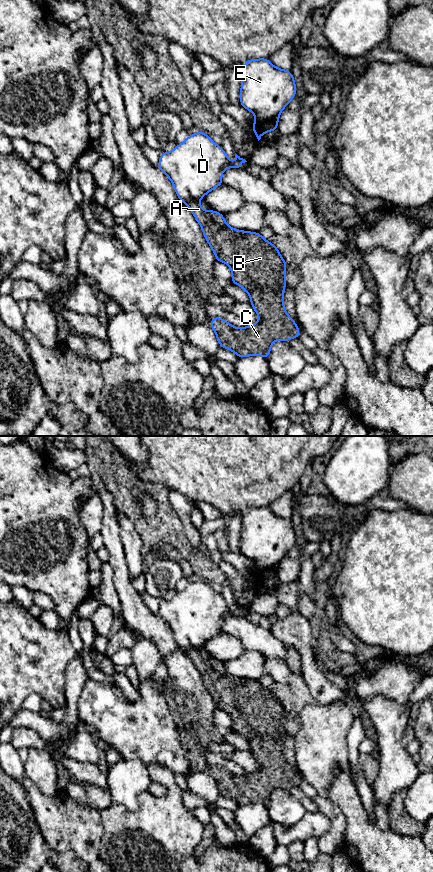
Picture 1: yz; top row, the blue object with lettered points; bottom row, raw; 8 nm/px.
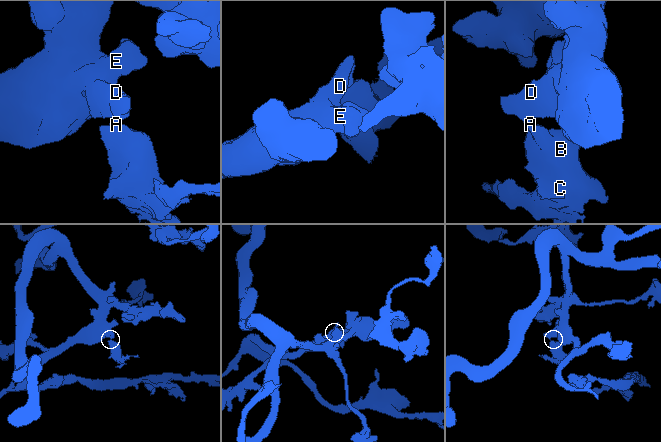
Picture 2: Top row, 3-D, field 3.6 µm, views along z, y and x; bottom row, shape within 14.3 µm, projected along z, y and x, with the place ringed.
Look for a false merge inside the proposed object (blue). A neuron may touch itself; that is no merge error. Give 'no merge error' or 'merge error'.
merge error

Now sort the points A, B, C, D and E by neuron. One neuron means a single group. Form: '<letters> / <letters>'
A B C / D E

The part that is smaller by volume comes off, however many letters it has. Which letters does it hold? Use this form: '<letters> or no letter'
A, B, C

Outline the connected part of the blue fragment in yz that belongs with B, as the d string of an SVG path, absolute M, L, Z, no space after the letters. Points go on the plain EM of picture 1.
M198 648L184 650L200 672L203 683L210 693L216 709L227 712L231 719L231 730L239 733L250 744L250 753L259 764L259 770L244 776L234 775L222 765L210 767L219 794L234 800L238 806L260 803L269 806L272 792L277 788L288 790L300 784L295 769L284 756L284 735L286 731L287 710L282 706L275 692L265 688L260 681L231 676L224 663L215 659L205 659Z

